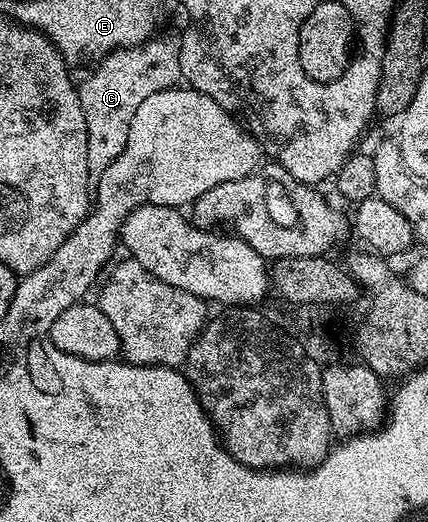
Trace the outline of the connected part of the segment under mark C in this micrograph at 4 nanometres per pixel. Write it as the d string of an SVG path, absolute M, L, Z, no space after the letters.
M151 37L135 47L121 47L119 51L112 52L105 59L98 60L91 70L95 71L83 83L77 84L80 105L84 109L84 121L88 129L88 181L91 185L97 185L104 171L124 152L128 142L128 129L131 128L136 109L152 94L179 86L182 79L179 40L158 38Z

